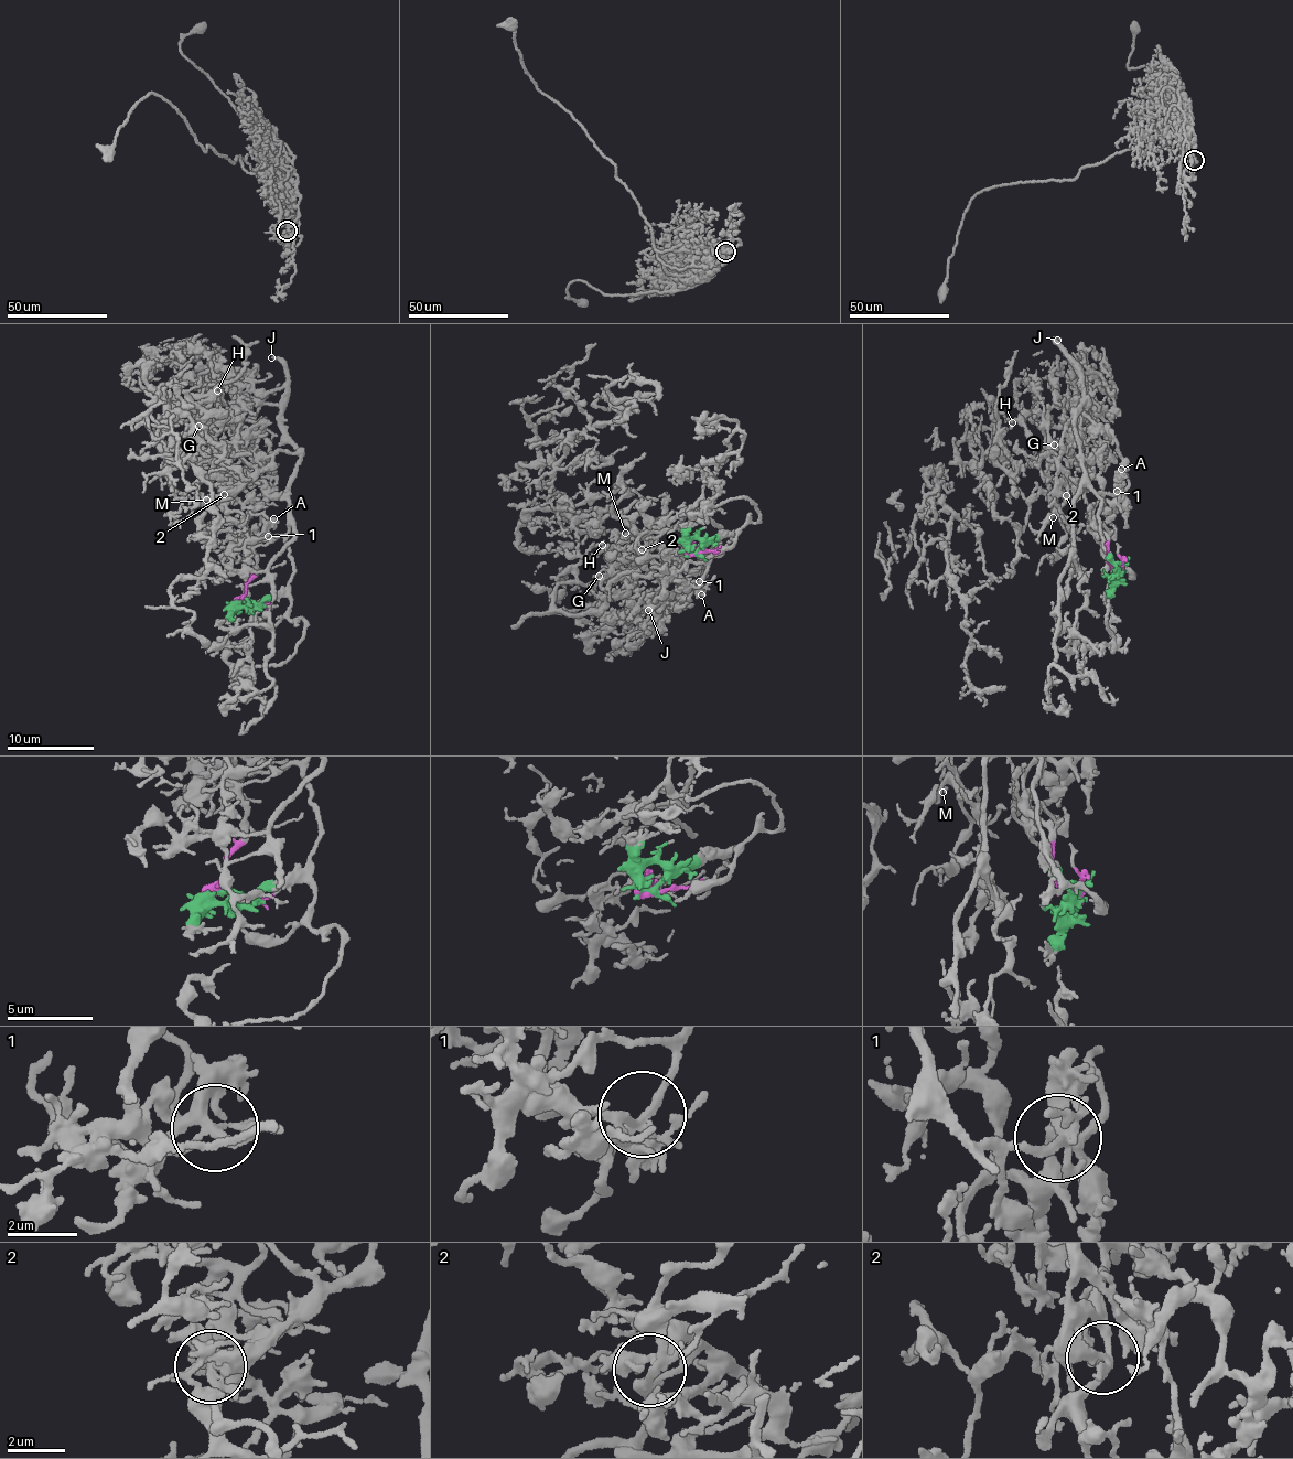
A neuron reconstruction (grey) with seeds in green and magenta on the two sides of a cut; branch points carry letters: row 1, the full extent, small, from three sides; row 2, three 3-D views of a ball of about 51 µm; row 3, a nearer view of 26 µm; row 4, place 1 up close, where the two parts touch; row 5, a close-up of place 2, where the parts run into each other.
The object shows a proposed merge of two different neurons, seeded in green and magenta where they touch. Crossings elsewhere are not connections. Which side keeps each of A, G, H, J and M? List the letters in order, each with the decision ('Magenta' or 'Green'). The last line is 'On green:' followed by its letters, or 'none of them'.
A: Green
G: Magenta
H: Magenta
J: Green
M: Magenta
On green: A, J

